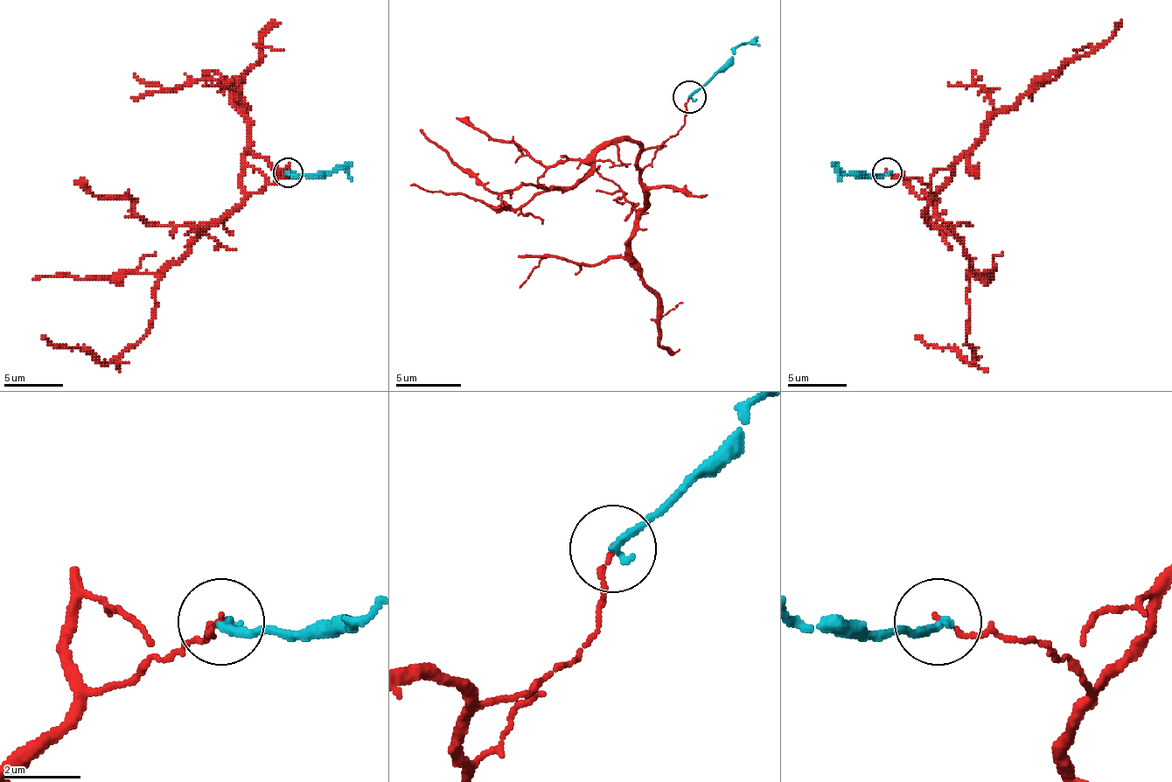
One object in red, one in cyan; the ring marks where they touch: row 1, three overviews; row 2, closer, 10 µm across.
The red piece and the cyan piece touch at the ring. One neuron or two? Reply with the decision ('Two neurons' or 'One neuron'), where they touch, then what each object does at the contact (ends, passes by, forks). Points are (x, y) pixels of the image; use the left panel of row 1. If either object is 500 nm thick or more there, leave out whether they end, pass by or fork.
Two neurons. Place: (288, 172). At the ring red ends. At the ring cyan ends

